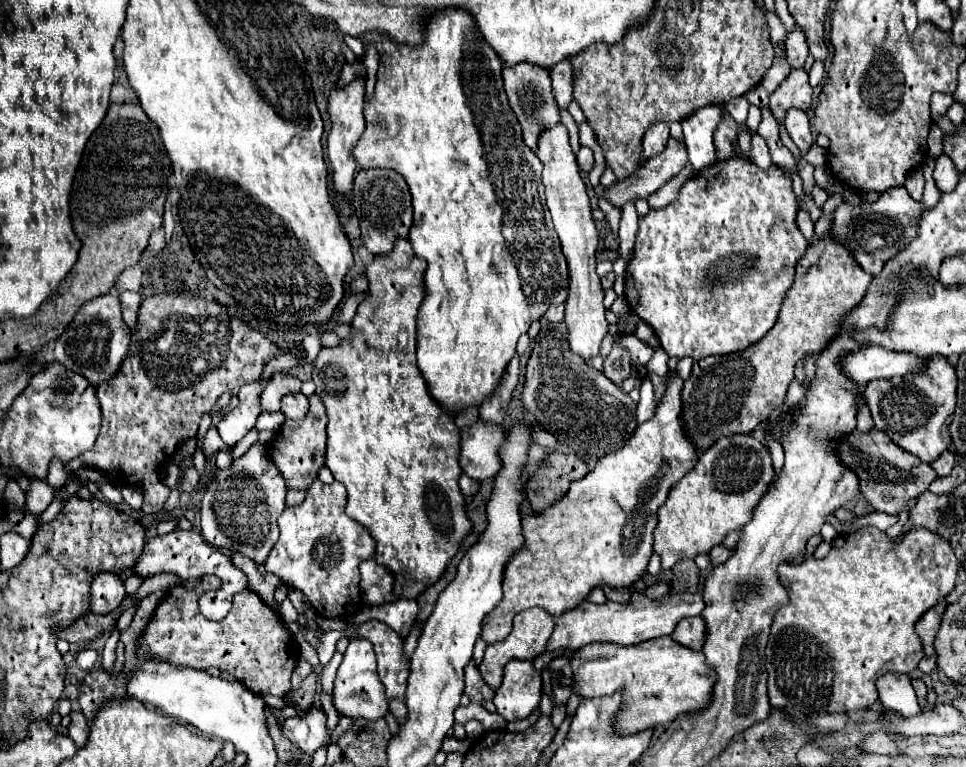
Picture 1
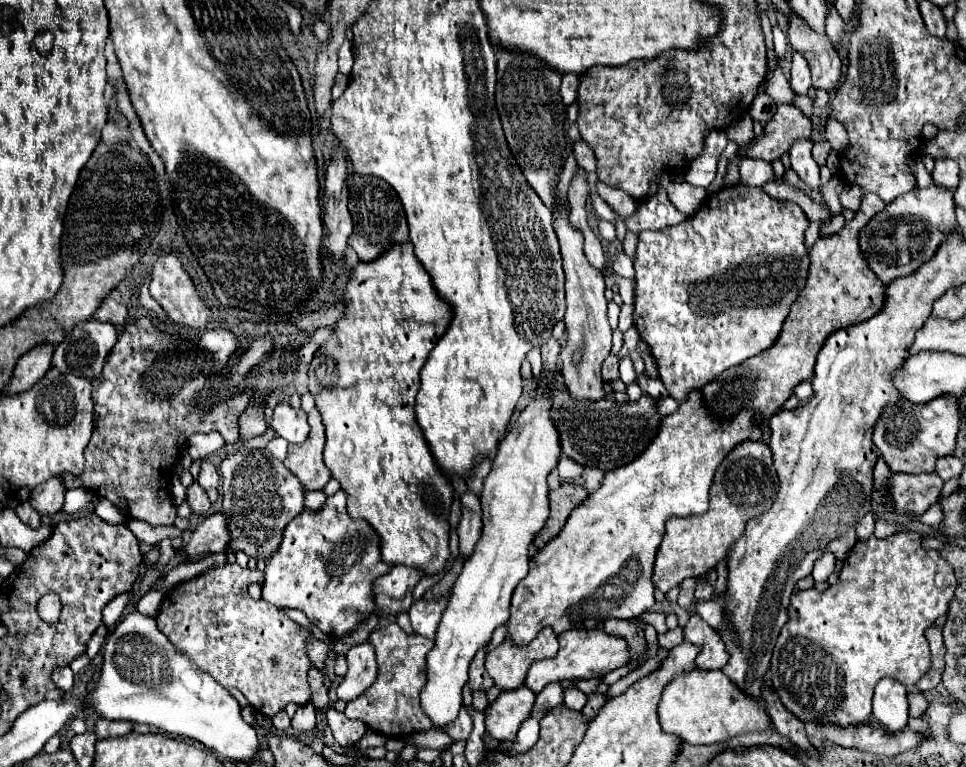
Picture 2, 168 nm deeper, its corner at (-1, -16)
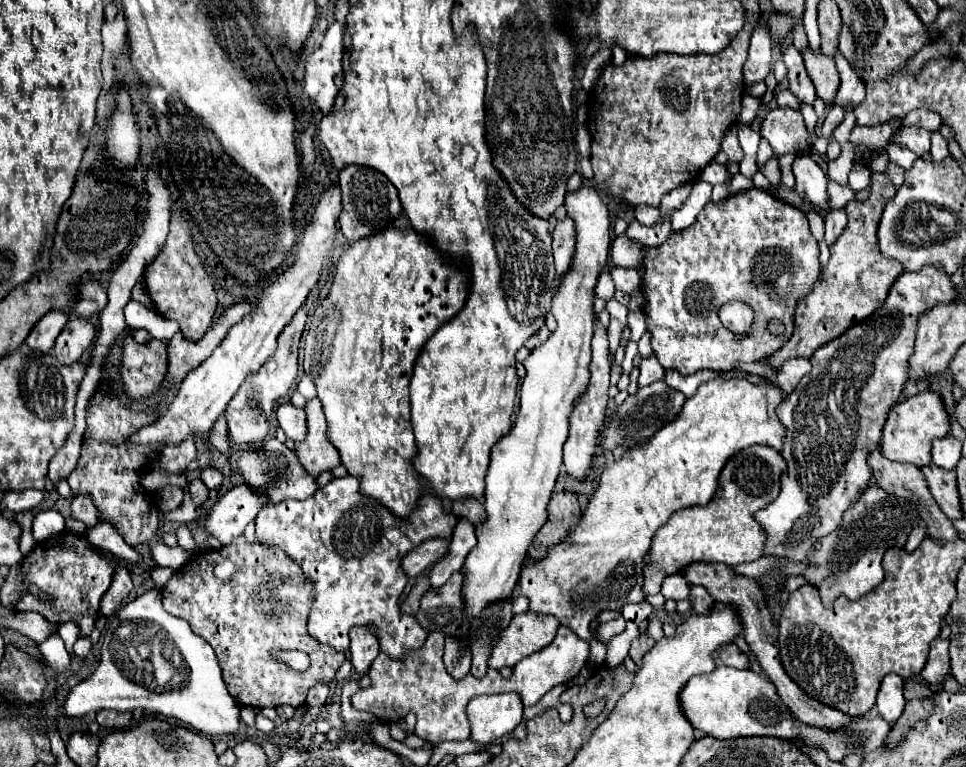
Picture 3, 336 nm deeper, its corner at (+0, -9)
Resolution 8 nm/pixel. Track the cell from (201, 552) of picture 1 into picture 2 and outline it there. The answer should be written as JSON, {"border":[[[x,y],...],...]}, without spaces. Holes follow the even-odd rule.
{"border":[[[219,510],[213,516],[207,516],[191,536],[187,544],[187,559],[199,560],[209,552],[225,552],[229,546],[229,530],[225,514]]]}

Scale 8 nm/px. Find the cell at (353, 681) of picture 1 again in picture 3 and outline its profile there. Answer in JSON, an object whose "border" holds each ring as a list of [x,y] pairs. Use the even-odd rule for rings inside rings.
{"border":[[[356,627],[350,633],[350,653],[352,653],[350,661],[352,661],[354,671],[364,675],[380,653],[378,639],[372,633],[368,633],[366,627]]]}

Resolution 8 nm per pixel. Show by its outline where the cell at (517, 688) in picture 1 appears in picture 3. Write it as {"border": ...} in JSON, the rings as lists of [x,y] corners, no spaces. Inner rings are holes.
{"border":[[[500,693],[474,697],[468,703],[468,719],[472,725],[470,739],[478,743],[496,741],[522,721],[524,705],[518,693]]]}

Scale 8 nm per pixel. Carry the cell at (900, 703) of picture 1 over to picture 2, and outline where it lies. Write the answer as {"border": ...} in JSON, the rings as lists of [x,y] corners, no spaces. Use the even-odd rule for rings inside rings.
{"border":[[[883,678],[875,686],[873,696],[873,716],[881,720],[889,730],[897,732],[907,726],[907,690],[893,678]]]}

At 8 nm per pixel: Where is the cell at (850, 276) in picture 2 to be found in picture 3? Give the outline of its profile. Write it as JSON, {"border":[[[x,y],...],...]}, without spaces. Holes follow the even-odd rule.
{"border":[[[872,173],[868,199],[862,203],[850,201],[846,205],[848,225],[842,231],[842,235],[830,245],[830,261],[822,269],[820,279],[814,283],[812,291],[798,303],[792,337],[784,343],[784,347],[780,347],[778,351],[774,351],[770,357],[764,359],[774,371],[780,371],[784,361],[792,357],[810,359],[818,347],[836,339],[848,327],[864,321],[878,307],[882,307],[892,283],[904,271],[898,261],[888,261],[880,257],[876,245],[876,225],[880,221],[880,213],[894,195],[896,187],[884,177],[884,173]]]}

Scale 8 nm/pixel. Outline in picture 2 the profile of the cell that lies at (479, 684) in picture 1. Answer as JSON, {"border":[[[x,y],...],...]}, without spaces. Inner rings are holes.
{"border":[[[483,646],[471,662],[471,668],[469,668],[471,690],[489,690],[493,686],[493,678],[485,672],[485,654],[487,654],[487,648]]]}

